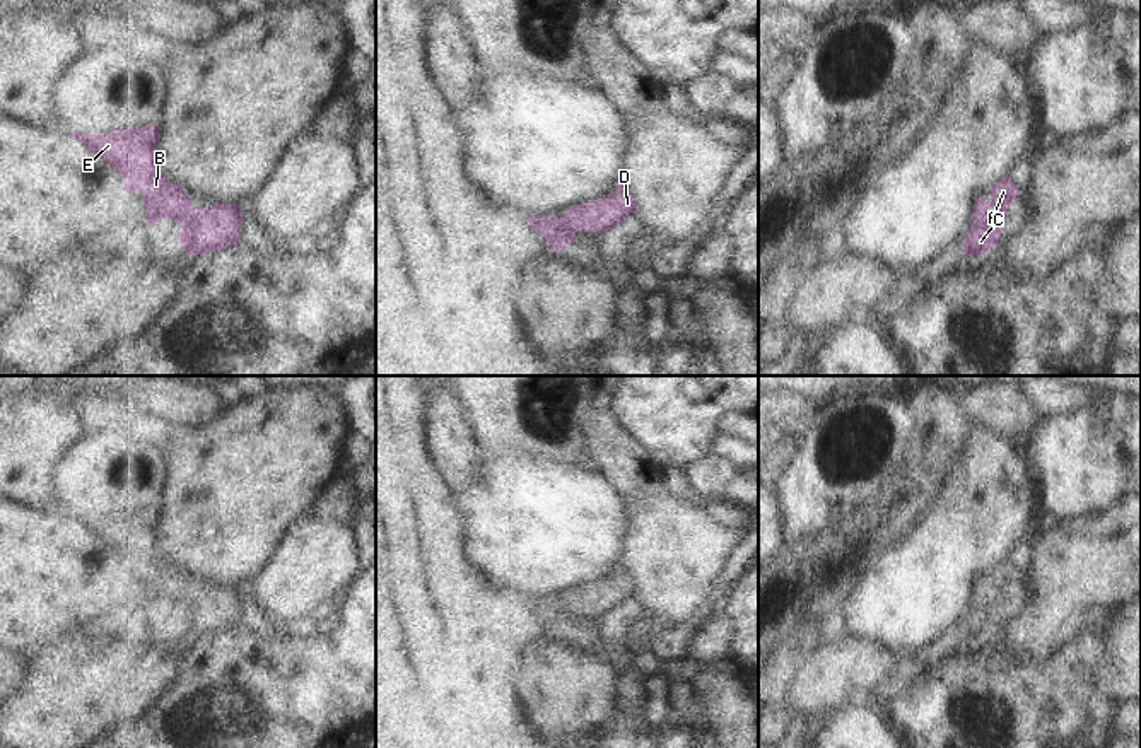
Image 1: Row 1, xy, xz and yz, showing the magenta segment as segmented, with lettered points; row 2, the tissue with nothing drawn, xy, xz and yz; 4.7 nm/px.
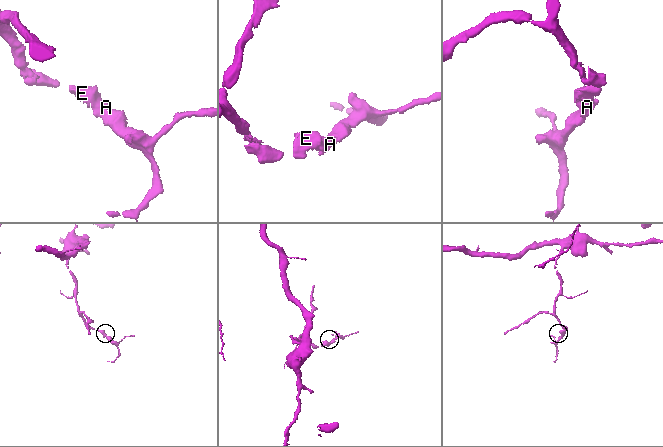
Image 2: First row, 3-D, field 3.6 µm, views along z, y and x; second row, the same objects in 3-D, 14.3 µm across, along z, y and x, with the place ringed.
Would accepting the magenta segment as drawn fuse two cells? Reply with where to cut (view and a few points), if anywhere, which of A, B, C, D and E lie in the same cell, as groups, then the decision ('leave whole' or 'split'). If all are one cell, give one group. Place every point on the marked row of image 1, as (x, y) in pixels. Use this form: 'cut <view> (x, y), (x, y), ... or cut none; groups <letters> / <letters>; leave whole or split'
cut none; groups A B C D E; leave whole

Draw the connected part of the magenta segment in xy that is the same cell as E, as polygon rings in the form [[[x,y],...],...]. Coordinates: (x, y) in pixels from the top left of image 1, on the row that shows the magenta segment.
[[[162,126],[111,130],[102,135],[68,133],[87,145],[89,154],[99,155],[125,178],[125,191],[140,191],[147,205],[147,220],[152,229],[161,219],[174,217],[183,224],[178,239],[191,256],[207,254],[241,244],[244,215],[236,203],[215,202],[202,210],[190,195],[169,181],[157,164],[157,143]]]

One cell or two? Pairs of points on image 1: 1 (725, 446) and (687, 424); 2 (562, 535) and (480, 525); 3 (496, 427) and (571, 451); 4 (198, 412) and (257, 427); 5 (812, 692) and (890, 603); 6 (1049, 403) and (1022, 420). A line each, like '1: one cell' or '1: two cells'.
1: two cells
2: one cell
3: one cell
4: two cells
5: two cells
6: two cells

